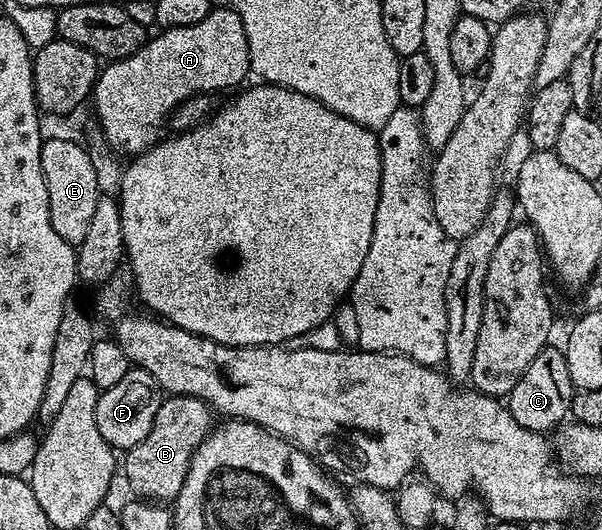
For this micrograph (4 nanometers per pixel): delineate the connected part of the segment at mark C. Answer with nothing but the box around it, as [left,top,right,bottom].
[505,343,576,435]

